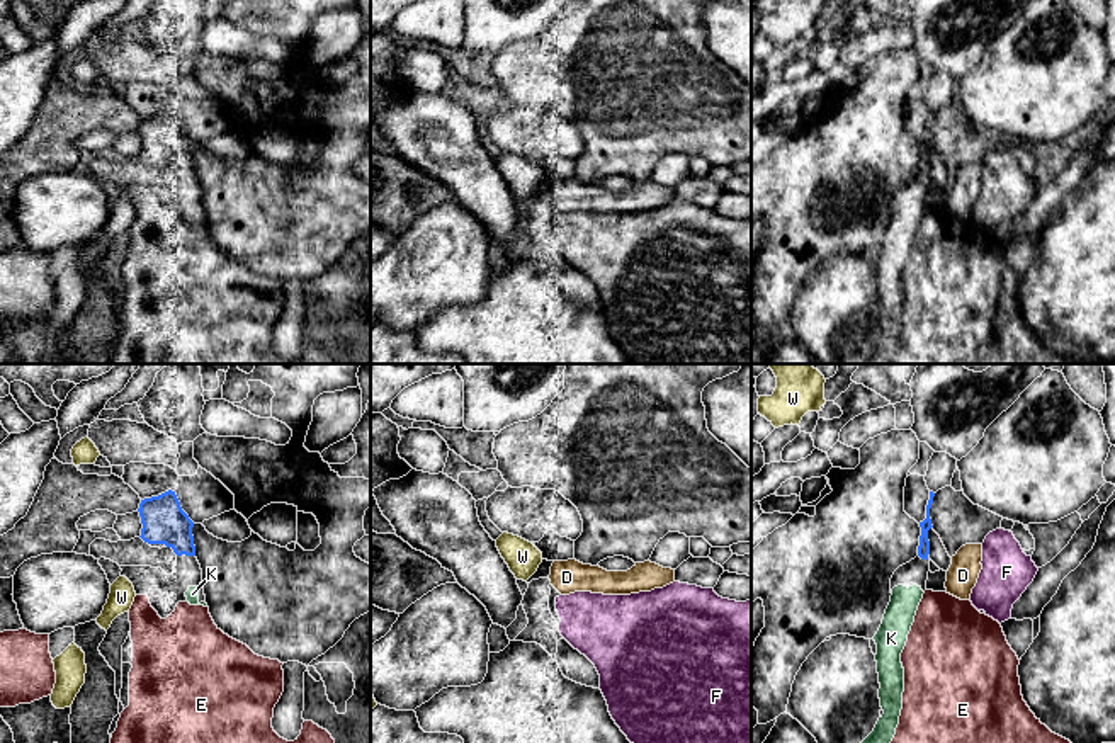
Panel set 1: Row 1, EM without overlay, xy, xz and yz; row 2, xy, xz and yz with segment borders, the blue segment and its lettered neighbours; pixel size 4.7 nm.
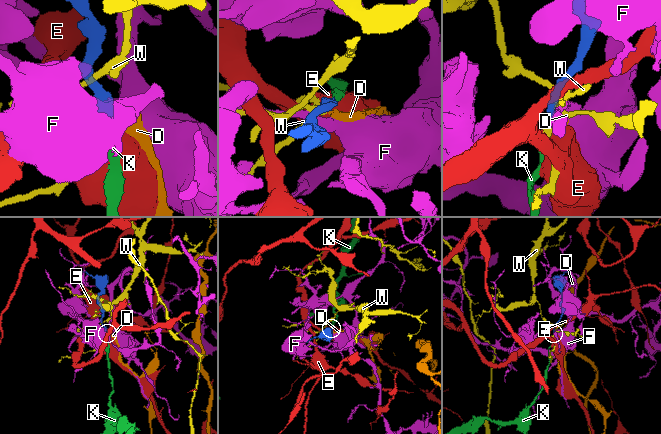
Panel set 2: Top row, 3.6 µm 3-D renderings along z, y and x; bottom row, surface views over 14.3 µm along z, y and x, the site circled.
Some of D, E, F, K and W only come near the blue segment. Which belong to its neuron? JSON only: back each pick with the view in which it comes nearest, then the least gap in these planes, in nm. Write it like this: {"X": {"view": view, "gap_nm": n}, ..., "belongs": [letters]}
{"K": {"view": "yz", "gap_nm": 130}, "belongs": ["K"]}

